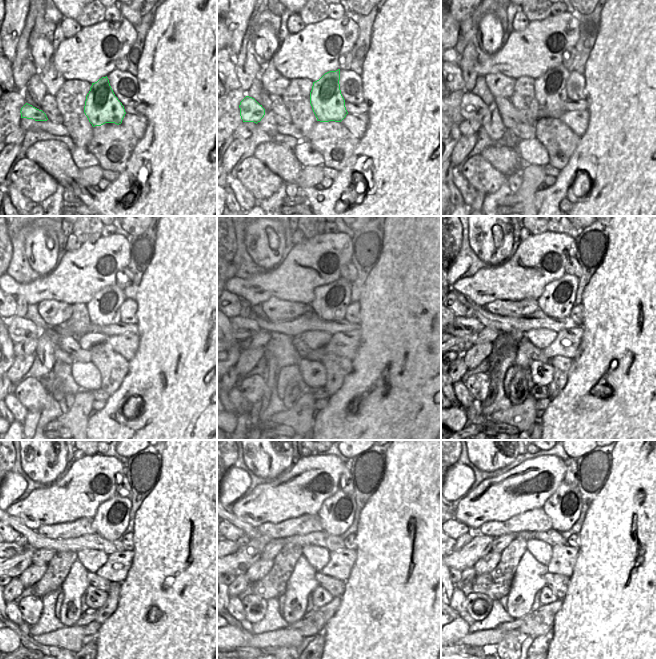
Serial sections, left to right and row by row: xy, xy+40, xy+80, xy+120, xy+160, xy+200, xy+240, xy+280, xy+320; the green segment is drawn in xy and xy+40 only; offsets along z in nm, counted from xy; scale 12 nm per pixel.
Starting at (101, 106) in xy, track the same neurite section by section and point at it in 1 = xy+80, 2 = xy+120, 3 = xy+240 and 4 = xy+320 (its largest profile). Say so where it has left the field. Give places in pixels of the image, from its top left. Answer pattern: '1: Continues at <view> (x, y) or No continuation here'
1: Continues at xy+80 (550, 88)
2: Continues at xy+120 (104, 309)
3: Continues at xy+240 (111, 519)
4: Continues at xy+320 (563, 507).

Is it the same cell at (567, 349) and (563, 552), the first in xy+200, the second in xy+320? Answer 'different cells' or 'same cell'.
same cell

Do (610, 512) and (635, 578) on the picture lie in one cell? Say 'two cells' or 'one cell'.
one cell

